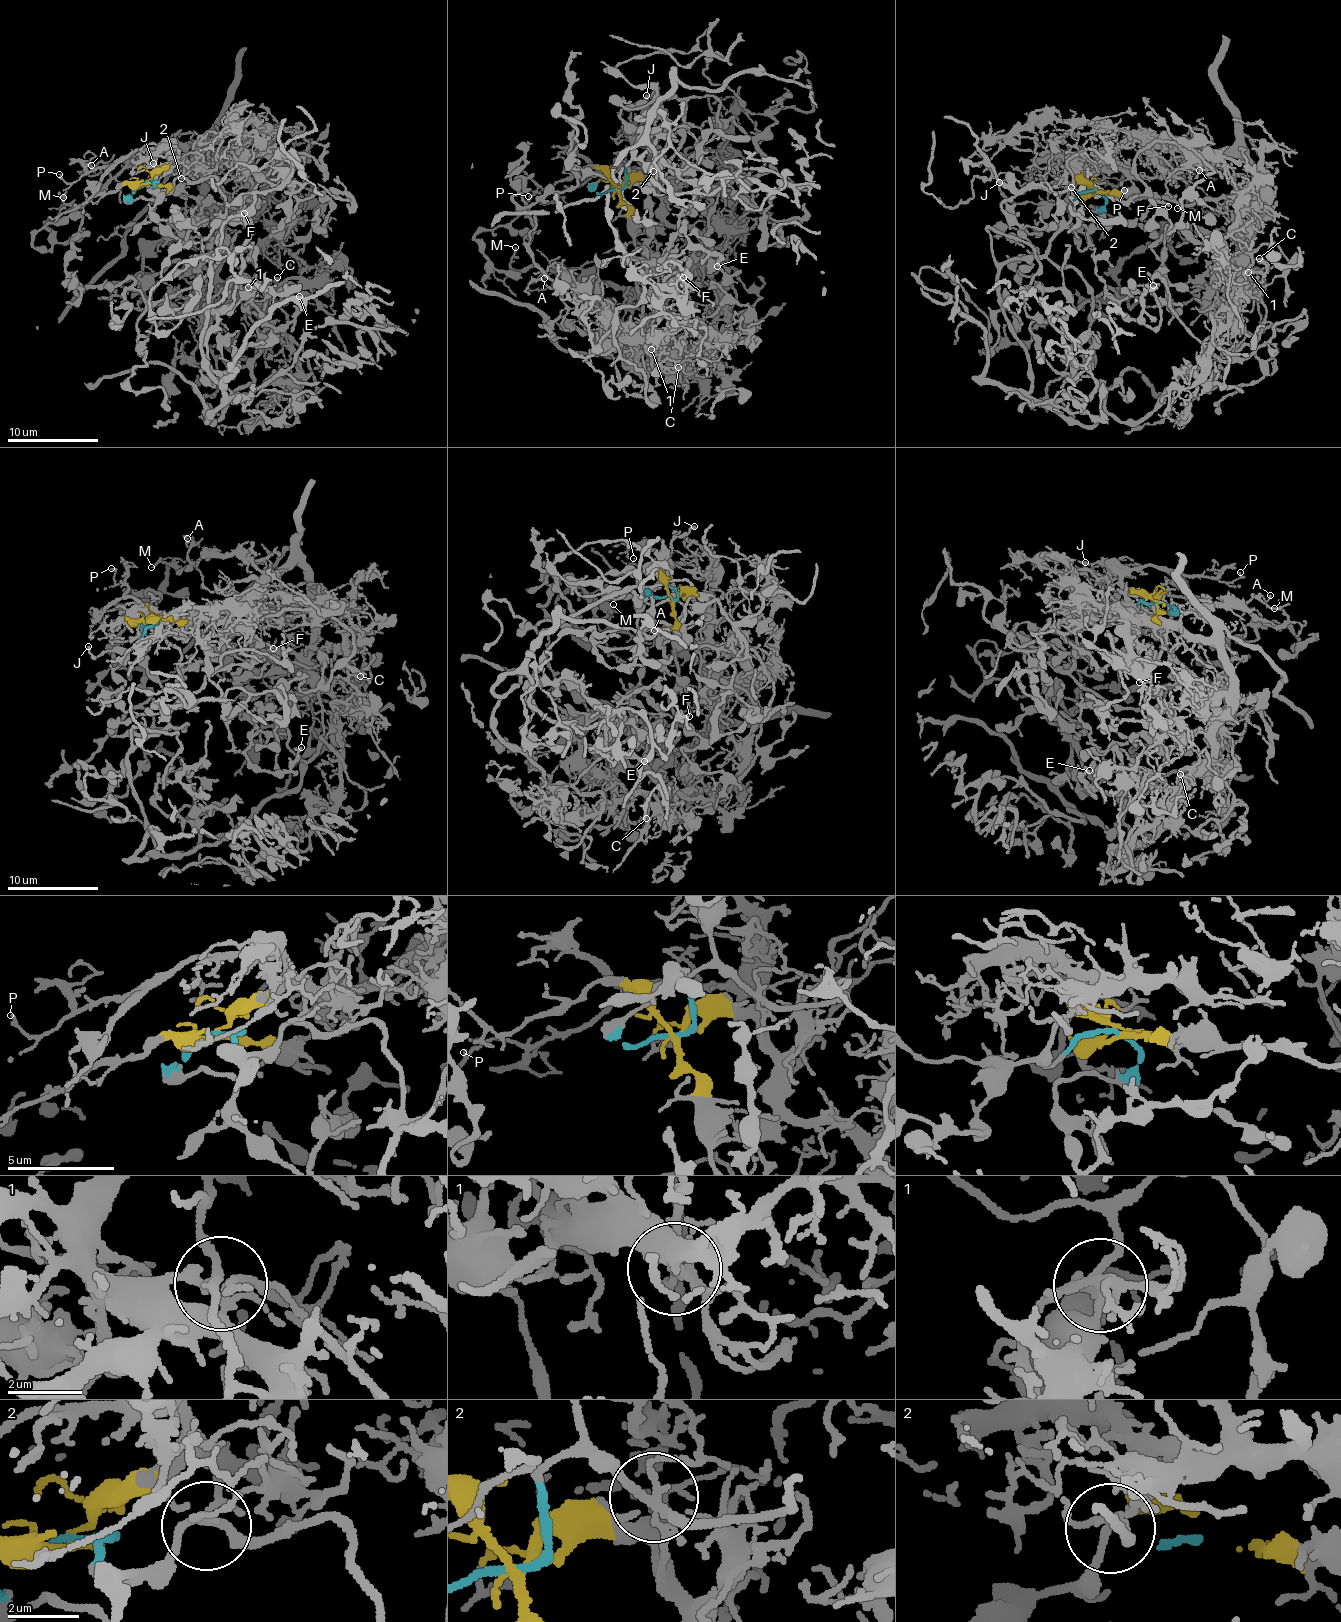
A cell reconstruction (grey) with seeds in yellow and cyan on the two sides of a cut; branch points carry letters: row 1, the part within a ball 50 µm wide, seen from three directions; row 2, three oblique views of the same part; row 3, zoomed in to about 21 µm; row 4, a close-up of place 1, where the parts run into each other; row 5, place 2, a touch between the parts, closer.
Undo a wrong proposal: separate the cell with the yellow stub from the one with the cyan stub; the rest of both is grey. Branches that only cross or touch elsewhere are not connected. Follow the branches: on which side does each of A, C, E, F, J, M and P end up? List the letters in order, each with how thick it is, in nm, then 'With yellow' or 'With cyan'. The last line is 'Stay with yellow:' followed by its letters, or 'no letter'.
A: Thickness 140 nm. With yellow
C: Thickness 130 nm. With yellow
E: Thickness 240 nm. With cyan
F: Thickness 140 nm. With cyan
J: Thickness 190 nm. With cyan
M: Thickness 140 nm. With yellow
P: Thickness 170 nm. With yellow
Stay with yellow: A, C, M, P

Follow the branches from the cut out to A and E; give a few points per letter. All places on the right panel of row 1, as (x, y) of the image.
A: (1098, 193), (1155, 176), (1187, 140), (1194, 143), (1185, 181), (1200, 169)
E: (1098, 193), (1001, 268), (1028, 395), (1148, 415), (1202, 343), (1156, 277), (1144, 324), (1154, 285)

